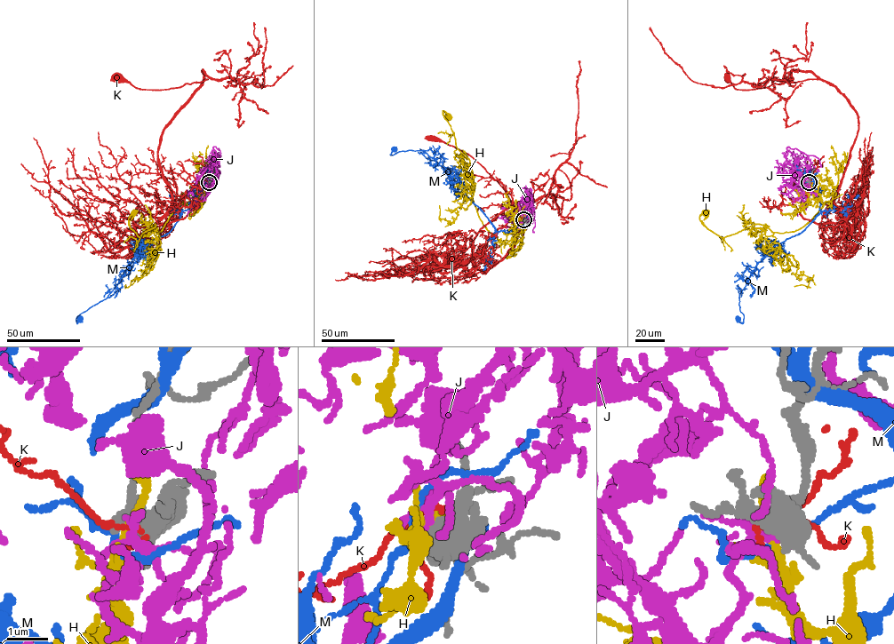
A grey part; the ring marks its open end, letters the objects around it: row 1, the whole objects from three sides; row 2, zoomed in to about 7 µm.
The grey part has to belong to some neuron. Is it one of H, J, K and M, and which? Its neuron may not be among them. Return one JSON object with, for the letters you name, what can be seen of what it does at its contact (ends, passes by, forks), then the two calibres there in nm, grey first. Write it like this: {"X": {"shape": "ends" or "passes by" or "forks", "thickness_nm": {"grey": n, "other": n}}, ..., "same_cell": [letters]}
{"J": {"shape": "forks", "thickness_nm": {"grey": 460, "other": 170}}, "same_cell": ["J"]}

